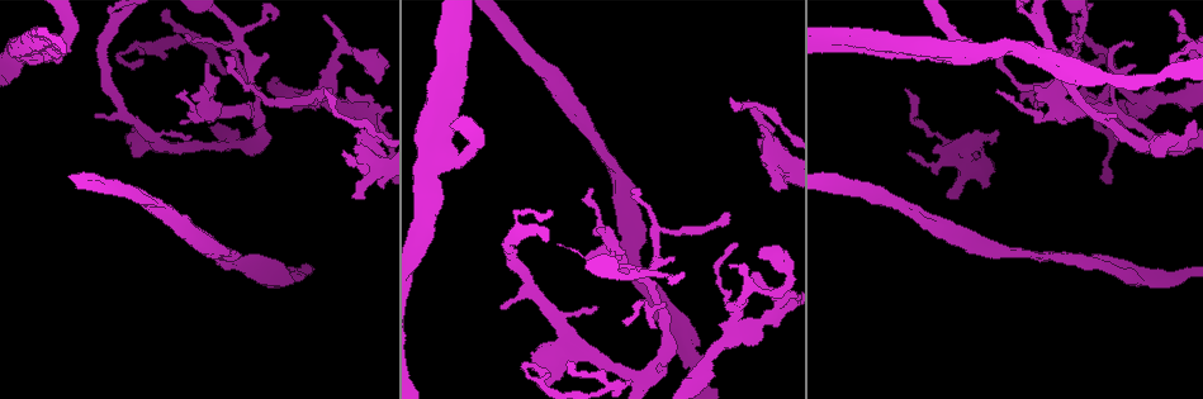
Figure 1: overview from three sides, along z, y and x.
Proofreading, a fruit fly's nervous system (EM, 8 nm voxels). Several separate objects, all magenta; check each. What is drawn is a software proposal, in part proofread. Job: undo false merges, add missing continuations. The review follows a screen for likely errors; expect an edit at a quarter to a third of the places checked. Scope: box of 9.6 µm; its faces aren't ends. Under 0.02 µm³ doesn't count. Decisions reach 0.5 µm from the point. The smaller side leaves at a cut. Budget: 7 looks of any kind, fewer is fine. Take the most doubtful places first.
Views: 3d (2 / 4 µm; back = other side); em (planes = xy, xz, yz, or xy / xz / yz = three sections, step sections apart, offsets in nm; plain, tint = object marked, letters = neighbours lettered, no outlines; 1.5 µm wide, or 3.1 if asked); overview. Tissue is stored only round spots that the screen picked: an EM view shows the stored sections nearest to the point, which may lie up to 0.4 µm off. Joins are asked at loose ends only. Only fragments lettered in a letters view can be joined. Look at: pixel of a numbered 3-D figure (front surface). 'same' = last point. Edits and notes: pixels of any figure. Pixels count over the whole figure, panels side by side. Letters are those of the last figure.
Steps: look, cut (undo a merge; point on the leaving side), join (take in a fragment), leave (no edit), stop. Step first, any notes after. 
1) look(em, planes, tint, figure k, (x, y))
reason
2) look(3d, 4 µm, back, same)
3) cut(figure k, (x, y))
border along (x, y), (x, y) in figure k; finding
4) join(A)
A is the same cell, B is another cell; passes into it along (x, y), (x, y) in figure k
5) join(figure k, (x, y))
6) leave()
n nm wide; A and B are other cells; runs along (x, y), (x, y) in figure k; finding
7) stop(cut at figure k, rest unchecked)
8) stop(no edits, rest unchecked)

look(em, planes, letters, figure 1, (729, 214))
an open end

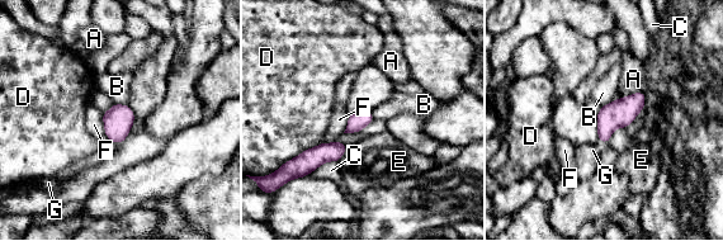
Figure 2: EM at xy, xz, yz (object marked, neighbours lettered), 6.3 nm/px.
join(G)
G is the same cell, A, B, C, D, E and F are other cells; passes into it along (619, 113), (603, 141), (586, 161) in figure 2; the cell continues

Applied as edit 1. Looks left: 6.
look(em, planes, letters, figure 1, (757, 140))
an open end

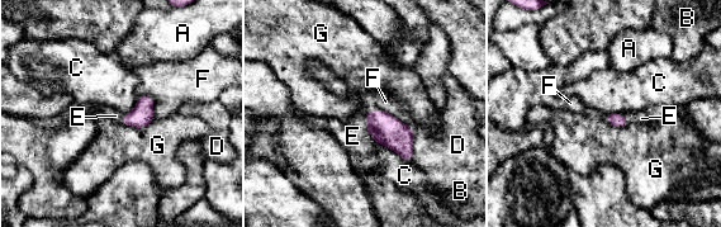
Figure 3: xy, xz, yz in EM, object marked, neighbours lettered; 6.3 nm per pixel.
join(E)
C touches over 260 nm; E is the same cell, A, B, C, D, F and G are other cells; passes into it along (387, 129), (366, 127), (352, 136) in figure 3; the cell continues

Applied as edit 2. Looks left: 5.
look(em, xy, step 4, plain, figure 1, (597, 228))
branch stops here

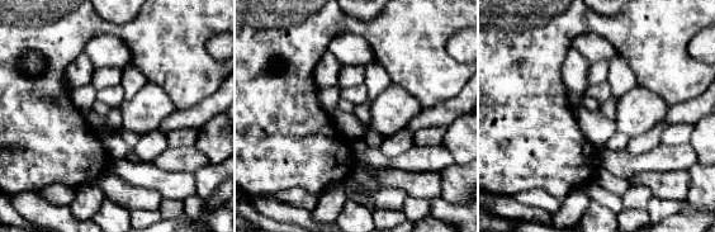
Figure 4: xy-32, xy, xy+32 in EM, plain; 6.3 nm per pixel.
look(em, xy, step 4, letters, same)

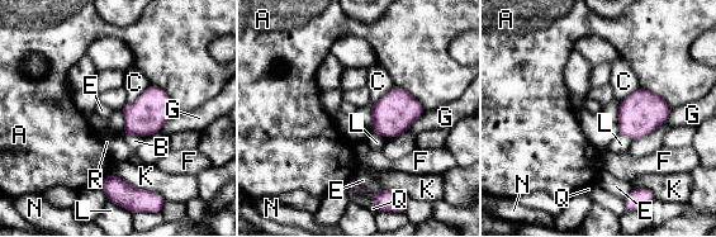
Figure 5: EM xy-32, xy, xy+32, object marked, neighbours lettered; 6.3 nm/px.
leave()
A, B, C, E, F, G, K, L, N, Q and R are other cells; border along (124, 133), (129, 138) in figure 5; none of them fits

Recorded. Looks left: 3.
stop(join at figure 2, join at figure 3, rest unchecked)

